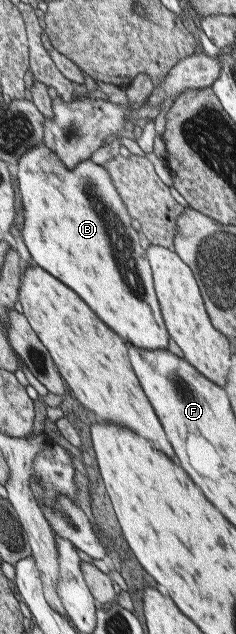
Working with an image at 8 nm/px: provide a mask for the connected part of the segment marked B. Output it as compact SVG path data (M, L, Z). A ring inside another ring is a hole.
M39 145L32 148L18 163L17 179L19 181L19 192L21 193L22 203L24 208L25 223L22 225L21 235L25 245L28 247L32 255L32 262L42 265L46 271L54 274L60 281L69 285L80 297L86 297L86 303L102 317L102 321L106 321L106 325L110 325L110 329L114 329L114 333L118 333L120 337L126 337L126 341L130 341L134 347L140 349L166 349L168 345L168 333L164 329L162 317L160 317L161 309L158 305L156 289L152 289L152 266L146 257L146 250L140 246L140 235L134 223L132 215L127 212L126 206L119 196L113 179L109 176L106 166L94 163L91 160L84 160L79 163L74 169L70 169L62 158L54 153L46 145Z

